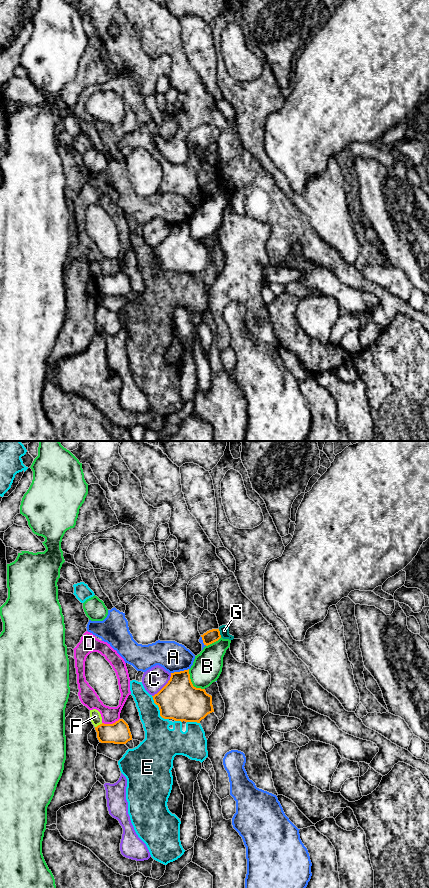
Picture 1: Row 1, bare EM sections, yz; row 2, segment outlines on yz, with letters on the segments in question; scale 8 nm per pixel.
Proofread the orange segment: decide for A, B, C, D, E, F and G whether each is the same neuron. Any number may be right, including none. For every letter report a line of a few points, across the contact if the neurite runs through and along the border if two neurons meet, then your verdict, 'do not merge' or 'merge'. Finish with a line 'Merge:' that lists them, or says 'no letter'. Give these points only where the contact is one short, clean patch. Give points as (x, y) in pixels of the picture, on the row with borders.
A: do not merge
B: do not merge
C: do not merge
D: do not merge
E: do not merge
F: do not merge
G: yz (218, 629), (221, 636) | do not merge
Merge: no letter

